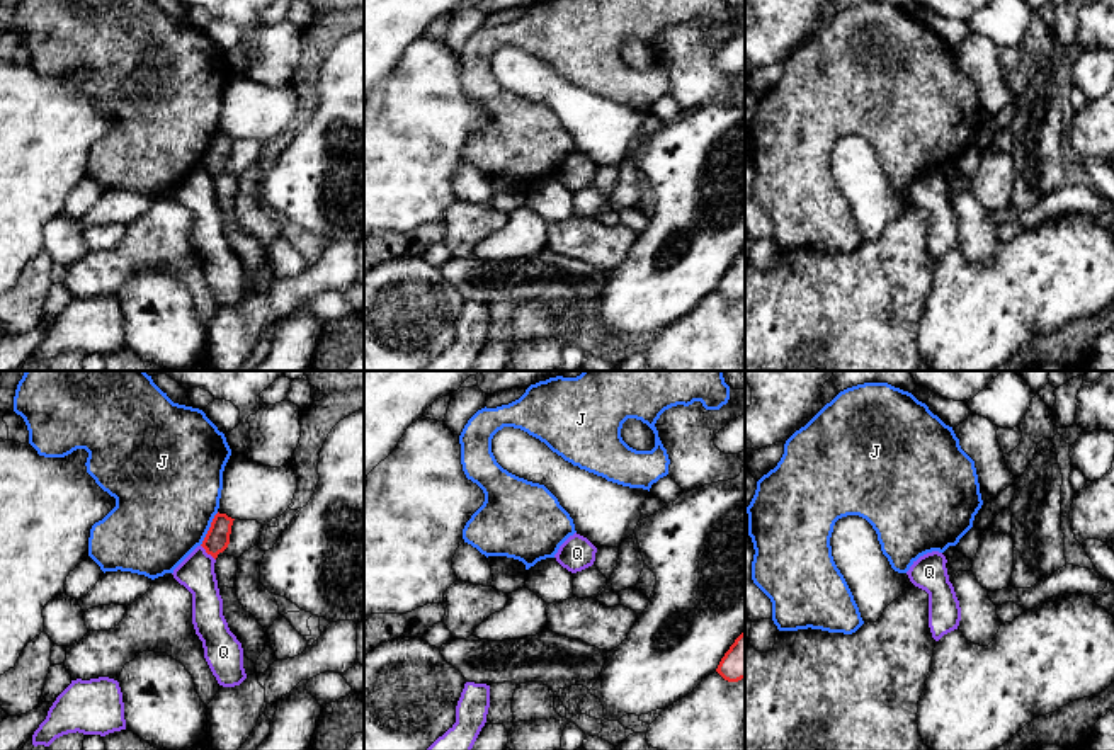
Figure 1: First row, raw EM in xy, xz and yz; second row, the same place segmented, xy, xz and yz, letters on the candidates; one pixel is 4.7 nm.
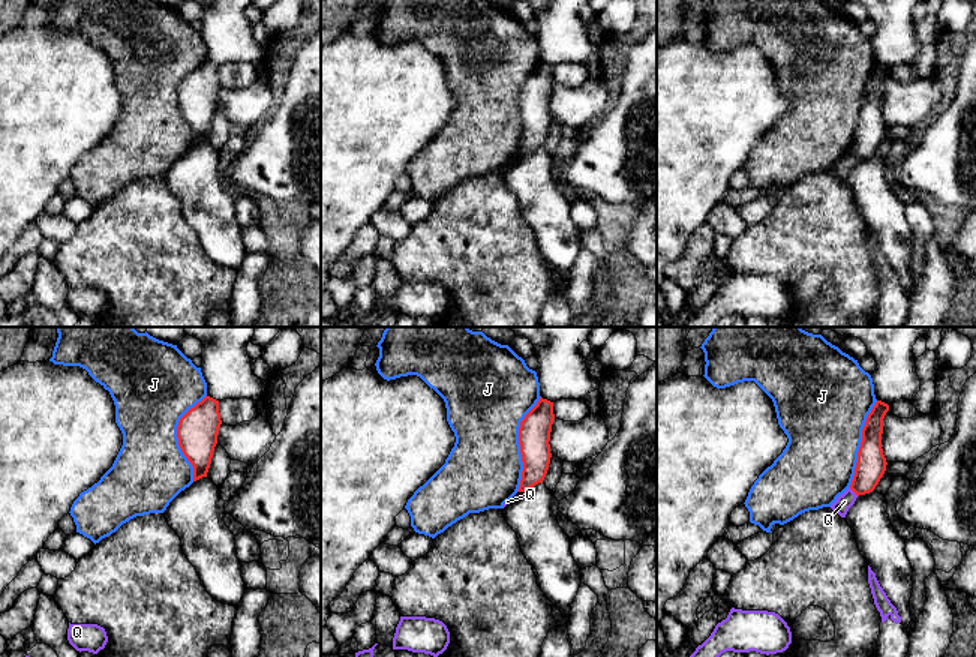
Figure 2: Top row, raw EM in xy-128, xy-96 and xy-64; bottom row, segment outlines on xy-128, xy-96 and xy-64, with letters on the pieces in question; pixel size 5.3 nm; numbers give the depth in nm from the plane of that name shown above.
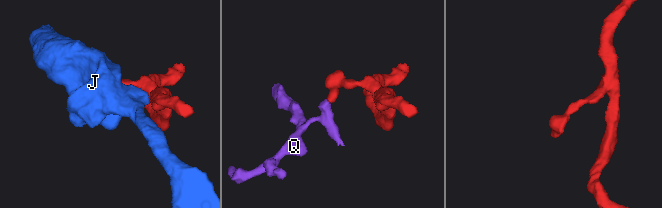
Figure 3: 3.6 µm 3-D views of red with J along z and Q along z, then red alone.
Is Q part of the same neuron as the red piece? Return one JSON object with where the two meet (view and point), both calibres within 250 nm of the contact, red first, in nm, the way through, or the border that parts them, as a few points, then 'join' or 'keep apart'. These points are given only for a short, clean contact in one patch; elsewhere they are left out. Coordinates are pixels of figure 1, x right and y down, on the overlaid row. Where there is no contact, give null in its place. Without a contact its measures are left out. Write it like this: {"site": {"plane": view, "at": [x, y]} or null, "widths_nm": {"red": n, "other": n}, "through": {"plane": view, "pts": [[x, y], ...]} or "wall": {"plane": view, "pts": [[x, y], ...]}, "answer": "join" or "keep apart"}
{"site": {"plane": "xy", "at": [208, 553]}, "widths_nm": {"red": 120, "other": 170}, "wall": {"plane": "xy", "pts": [[201, 545], [215, 560]]}, "answer": "keep apart"}

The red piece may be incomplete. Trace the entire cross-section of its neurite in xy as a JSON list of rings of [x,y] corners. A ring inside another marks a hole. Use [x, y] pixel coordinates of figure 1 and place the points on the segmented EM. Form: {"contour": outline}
{"contour": [[[216,514],[211,527],[202,541],[202,548],[206,549],[207,554],[211,554],[214,560],[218,558],[219,553],[223,553],[228,544],[230,544],[230,534],[231,534],[231,526],[233,526],[231,517],[226,514]]]}

